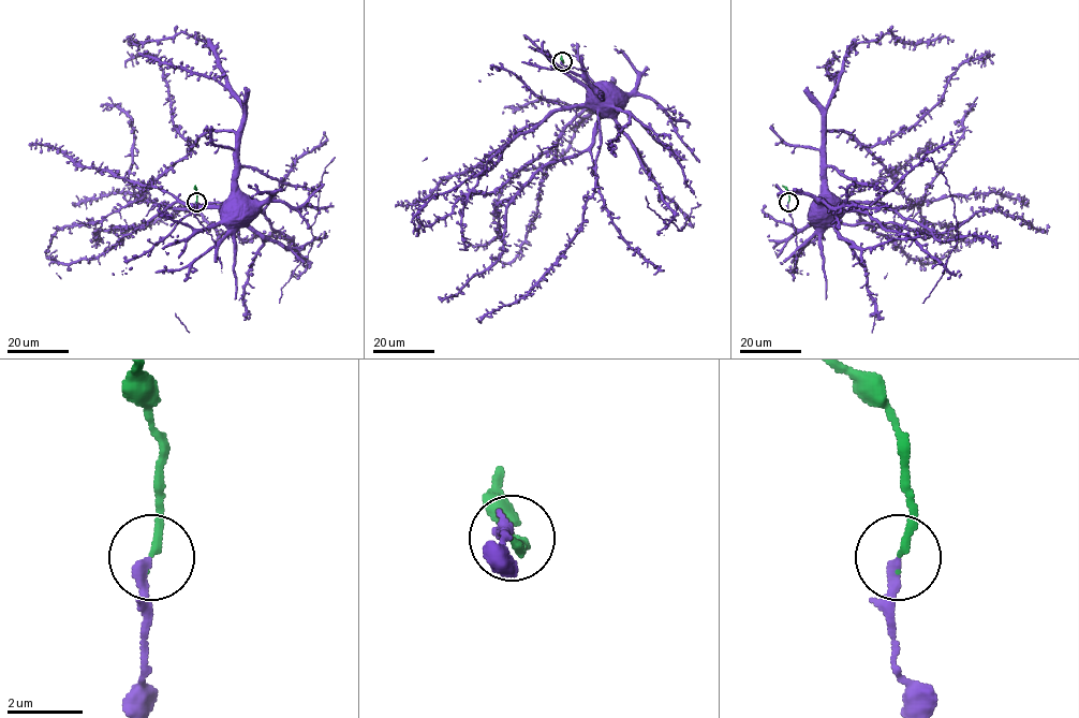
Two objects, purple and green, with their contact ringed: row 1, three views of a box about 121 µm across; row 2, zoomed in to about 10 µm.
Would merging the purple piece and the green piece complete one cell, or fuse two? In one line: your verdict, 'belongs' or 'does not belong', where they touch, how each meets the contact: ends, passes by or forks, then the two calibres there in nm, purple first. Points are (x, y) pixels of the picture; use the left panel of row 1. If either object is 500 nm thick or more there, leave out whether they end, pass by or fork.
belongs | (196, 202) | purple ends | green ends | 280/200 nm

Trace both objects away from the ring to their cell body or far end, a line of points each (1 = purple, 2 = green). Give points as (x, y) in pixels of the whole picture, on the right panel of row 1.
1: (787, 202), (798, 246), (815, 231), (816, 216), (824, 209)
2: (787, 202), (788, 192), (782, 185)

